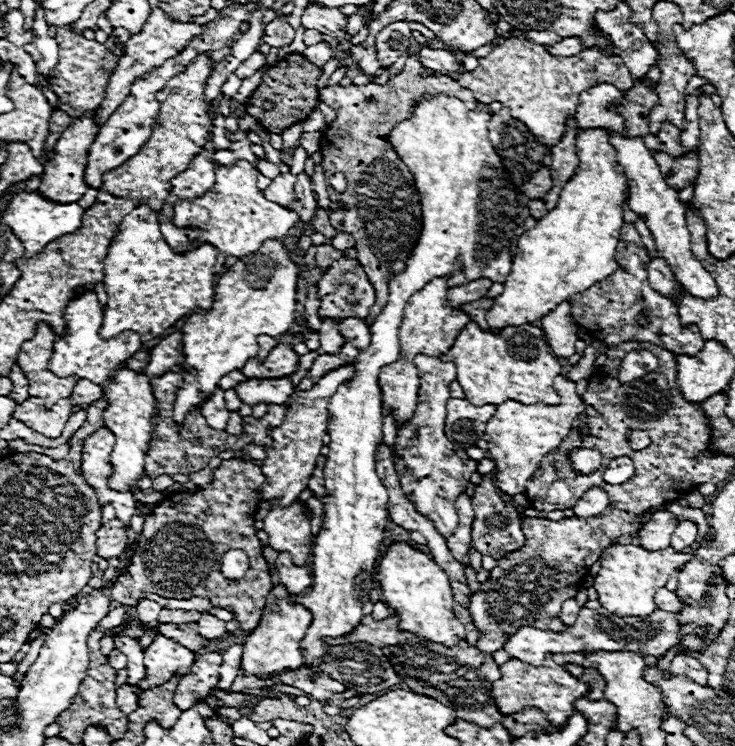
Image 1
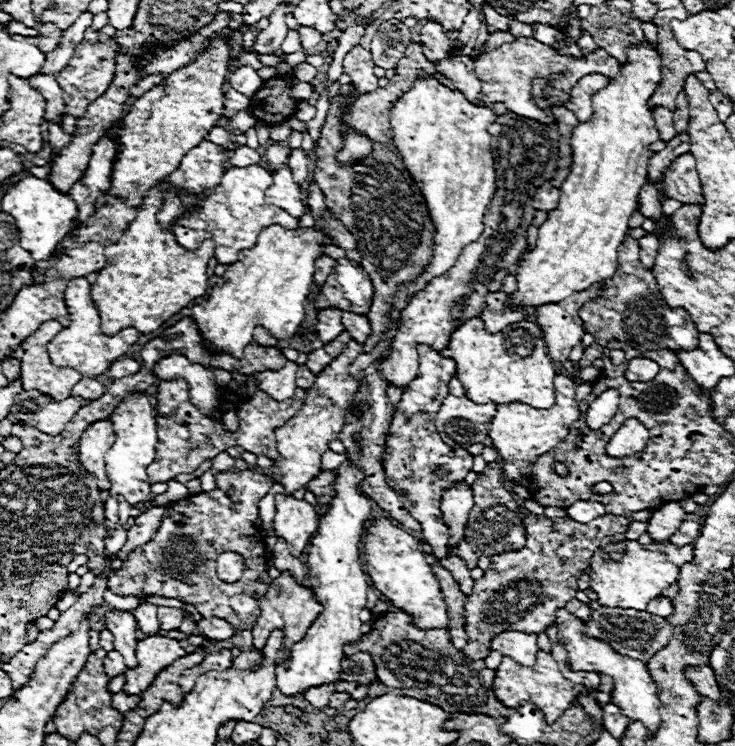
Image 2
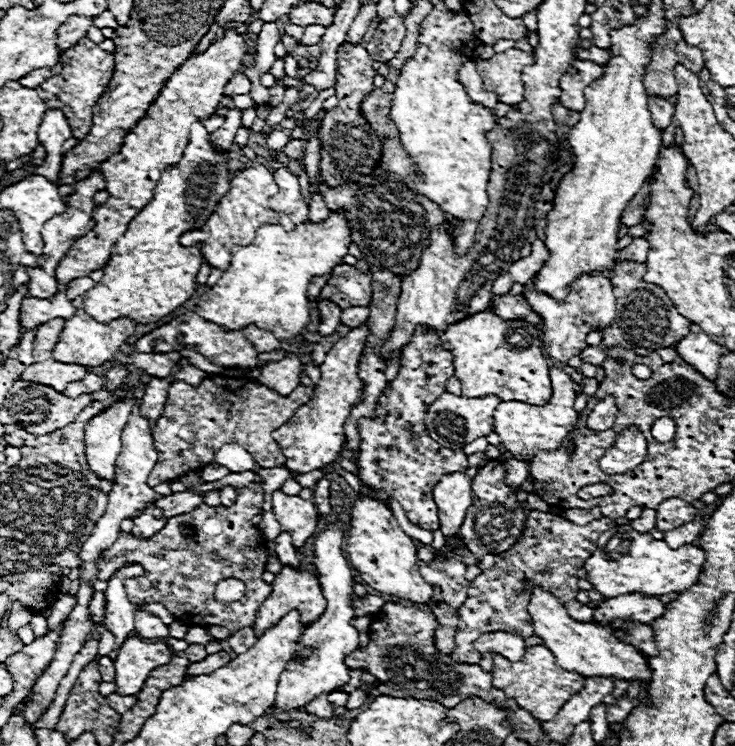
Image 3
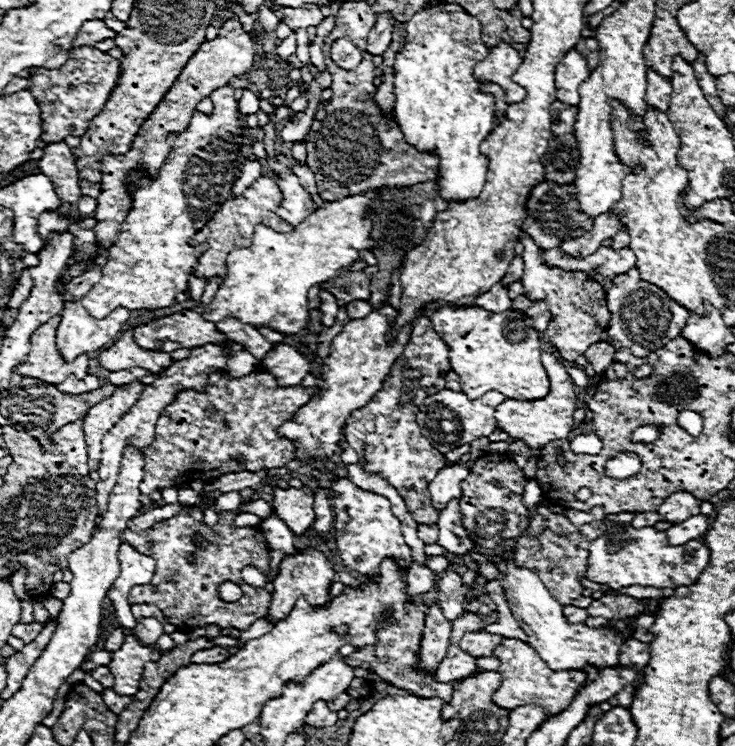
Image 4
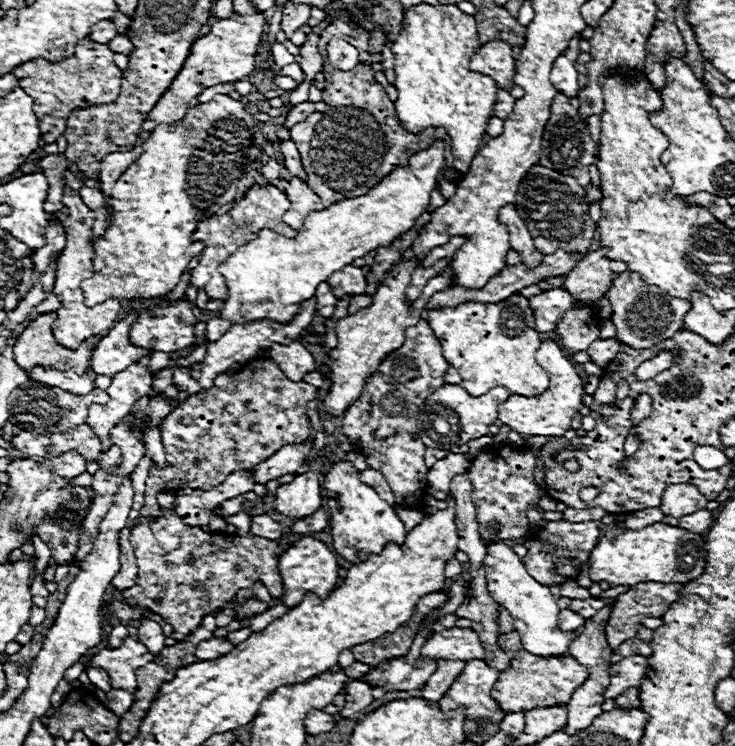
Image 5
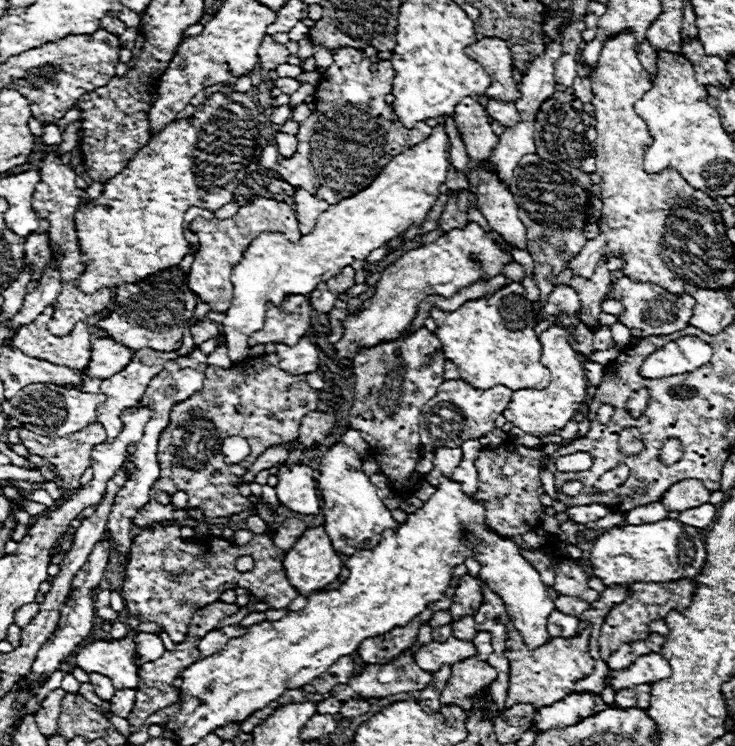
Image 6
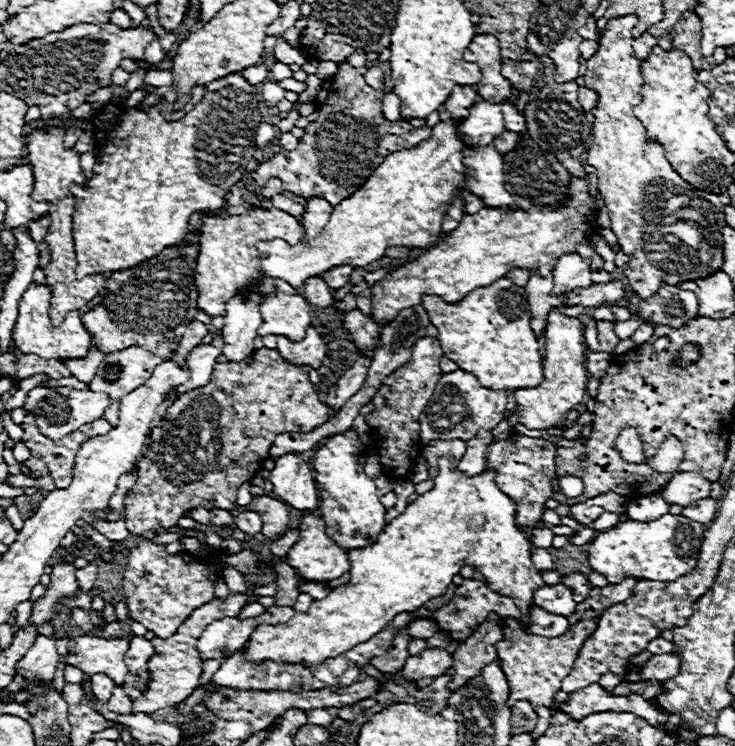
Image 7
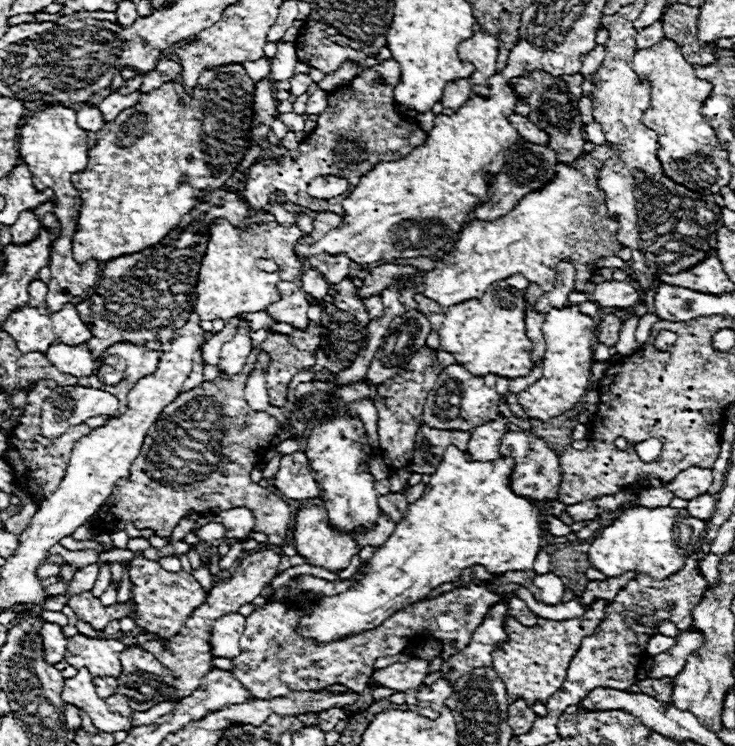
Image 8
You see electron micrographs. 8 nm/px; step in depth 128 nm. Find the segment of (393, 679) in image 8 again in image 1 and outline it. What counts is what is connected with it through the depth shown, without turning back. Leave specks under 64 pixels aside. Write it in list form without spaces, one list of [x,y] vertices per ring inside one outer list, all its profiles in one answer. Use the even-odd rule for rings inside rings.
[[[582,608],[576,622],[572,626],[566,626],[564,632],[552,632],[552,630],[540,630],[532,626],[522,626],[514,636],[510,636],[504,644],[504,650],[522,662],[528,662],[532,666],[540,666],[540,660],[544,660],[544,654],[572,654],[580,650],[604,650],[604,652],[636,652],[646,656],[664,656],[670,648],[682,646],[690,654],[700,654],[700,646],[706,642],[708,632],[706,628],[702,634],[686,634],[682,636],[682,624],[678,622],[678,614],[664,614],[664,610],[656,610],[650,616],[632,616],[632,618],[620,618],[616,614],[606,614],[590,608]]]

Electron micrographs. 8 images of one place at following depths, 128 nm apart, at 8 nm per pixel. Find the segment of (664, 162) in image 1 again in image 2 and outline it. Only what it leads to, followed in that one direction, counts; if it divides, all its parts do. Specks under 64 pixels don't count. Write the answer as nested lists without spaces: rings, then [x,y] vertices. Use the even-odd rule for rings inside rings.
[[[692,154],[678,156],[664,172],[662,182],[668,198],[676,198],[680,202],[692,202],[692,204],[704,204],[702,198],[702,186],[698,180],[698,172],[694,166]]]

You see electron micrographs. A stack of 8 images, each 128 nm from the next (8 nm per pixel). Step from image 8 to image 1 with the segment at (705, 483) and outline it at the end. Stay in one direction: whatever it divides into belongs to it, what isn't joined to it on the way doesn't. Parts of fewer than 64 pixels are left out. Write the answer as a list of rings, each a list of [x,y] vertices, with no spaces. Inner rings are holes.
[[[656,510],[654,516],[638,530],[640,544],[646,550],[664,550],[670,546],[670,538],[678,526],[678,518],[668,510]]]

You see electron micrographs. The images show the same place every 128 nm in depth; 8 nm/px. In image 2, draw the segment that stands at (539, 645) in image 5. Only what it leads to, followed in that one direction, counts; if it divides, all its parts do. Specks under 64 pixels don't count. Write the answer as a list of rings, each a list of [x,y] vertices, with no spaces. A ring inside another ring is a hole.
[[[560,608],[556,612],[556,620],[560,626],[560,640],[566,644],[568,656],[570,656],[570,664],[572,670],[584,670],[584,672],[598,672],[598,674],[606,674],[614,680],[614,690],[612,690],[612,704],[616,704],[624,716],[628,716],[632,722],[640,720],[648,730],[654,730],[654,726],[660,726],[660,700],[656,696],[656,684],[648,672],[648,666],[642,660],[634,660],[630,656],[622,656],[618,652],[614,652],[608,644],[596,640],[596,638],[588,638],[586,634],[582,634],[582,622],[576,620],[568,610]]]

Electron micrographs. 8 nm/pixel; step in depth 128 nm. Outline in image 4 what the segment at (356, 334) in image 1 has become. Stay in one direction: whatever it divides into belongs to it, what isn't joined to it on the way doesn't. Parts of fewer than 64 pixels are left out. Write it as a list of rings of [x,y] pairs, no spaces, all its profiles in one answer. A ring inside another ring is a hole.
[[[356,300],[356,302],[350,302],[346,304],[346,312],[348,312],[348,318],[364,318],[366,314],[372,312],[372,306],[366,302],[366,300]]]

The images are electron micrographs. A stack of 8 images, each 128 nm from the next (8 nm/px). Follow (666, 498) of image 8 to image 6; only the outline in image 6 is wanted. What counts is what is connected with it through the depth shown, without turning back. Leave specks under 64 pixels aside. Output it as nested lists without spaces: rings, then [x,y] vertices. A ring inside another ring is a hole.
[[[660,502],[648,504],[648,506],[638,506],[630,512],[624,512],[624,520],[626,524],[644,524],[644,522],[656,522],[660,518],[666,518],[666,510]]]

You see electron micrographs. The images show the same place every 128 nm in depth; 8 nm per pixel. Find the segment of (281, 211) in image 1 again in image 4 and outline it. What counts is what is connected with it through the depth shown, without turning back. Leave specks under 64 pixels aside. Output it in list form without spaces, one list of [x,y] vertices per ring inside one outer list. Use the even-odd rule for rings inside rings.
[[[260,176],[256,178],[250,188],[246,188],[240,196],[234,196],[234,198],[228,198],[228,202],[224,202],[224,206],[220,206],[220,210],[214,214],[214,218],[196,233],[196,236],[192,236],[189,244],[196,246],[201,243],[208,242],[210,248],[206,252],[202,252],[198,258],[198,266],[194,268],[194,272],[198,276],[204,276],[204,278],[212,278],[212,276],[220,276],[224,278],[226,274],[226,256],[232,248],[236,246],[250,246],[252,244],[252,232],[254,232],[254,226],[256,224],[268,224],[272,226],[274,230],[280,230],[280,232],[290,232],[292,226],[288,222],[284,222],[280,216],[274,214],[274,206],[280,204],[282,200],[282,192],[278,188],[278,184],[272,180],[272,178],[266,178],[266,176]],[[276,190],[276,196],[268,194],[268,192],[274,192]],[[272,214],[272,216],[270,216]]]

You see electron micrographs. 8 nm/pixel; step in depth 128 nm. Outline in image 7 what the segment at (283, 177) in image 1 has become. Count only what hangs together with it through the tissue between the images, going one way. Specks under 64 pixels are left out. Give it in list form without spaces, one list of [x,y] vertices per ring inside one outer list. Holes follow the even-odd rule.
[[[308,198],[304,204],[304,214],[300,218],[300,224],[304,226],[306,238],[316,238],[320,230],[326,226],[330,218],[332,206],[322,198]]]

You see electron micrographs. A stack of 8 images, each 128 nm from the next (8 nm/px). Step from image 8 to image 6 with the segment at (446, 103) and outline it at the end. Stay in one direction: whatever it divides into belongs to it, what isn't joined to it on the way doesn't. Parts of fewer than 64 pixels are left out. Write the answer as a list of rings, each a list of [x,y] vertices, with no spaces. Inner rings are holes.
[[[464,98],[460,106],[456,106],[456,126],[462,134],[462,142],[470,156],[470,162],[476,166],[492,154],[496,148],[498,136],[490,130],[488,114],[484,106],[474,98]],[[480,174],[478,204],[492,230],[496,230],[506,242],[514,244],[516,248],[526,250],[526,226],[518,218],[518,206],[514,202],[514,196],[498,182],[496,174]]]

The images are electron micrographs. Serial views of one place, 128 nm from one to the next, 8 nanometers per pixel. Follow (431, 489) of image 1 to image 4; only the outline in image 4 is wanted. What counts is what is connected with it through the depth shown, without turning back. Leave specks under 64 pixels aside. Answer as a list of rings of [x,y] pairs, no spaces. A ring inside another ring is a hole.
[[[420,316],[412,326],[410,340],[402,356],[394,362],[392,374],[384,380],[386,390],[380,390],[372,402],[368,402],[368,406],[352,412],[348,424],[344,426],[346,442],[358,454],[358,466],[370,474],[382,476],[390,486],[394,486],[418,524],[438,524],[438,512],[432,506],[428,482],[436,478],[440,468],[450,466],[452,462],[446,462],[442,452],[432,448],[432,444],[422,438],[416,414],[428,396],[446,388],[444,384],[448,372],[448,346],[434,332],[430,318]]]

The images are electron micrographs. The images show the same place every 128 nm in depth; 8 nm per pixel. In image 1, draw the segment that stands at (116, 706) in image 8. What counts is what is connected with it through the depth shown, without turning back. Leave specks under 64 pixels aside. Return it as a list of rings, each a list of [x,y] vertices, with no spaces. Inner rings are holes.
[[[126,684],[118,688],[116,696],[118,696],[118,698],[116,698],[116,700],[118,700],[118,708],[120,708],[124,714],[130,714],[132,710],[138,708],[138,696],[136,696],[132,690],[128,690]]]

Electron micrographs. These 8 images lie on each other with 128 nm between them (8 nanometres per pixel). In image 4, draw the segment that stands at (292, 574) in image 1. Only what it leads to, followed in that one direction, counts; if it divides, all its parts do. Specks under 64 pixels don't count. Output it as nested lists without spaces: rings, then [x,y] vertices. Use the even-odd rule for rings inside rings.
[[[272,516],[272,518],[268,518],[268,520],[262,520],[258,528],[260,528],[262,534],[266,536],[266,542],[268,542],[270,548],[282,550],[284,554],[296,554],[294,534],[288,530],[288,526],[286,526],[280,518]]]

